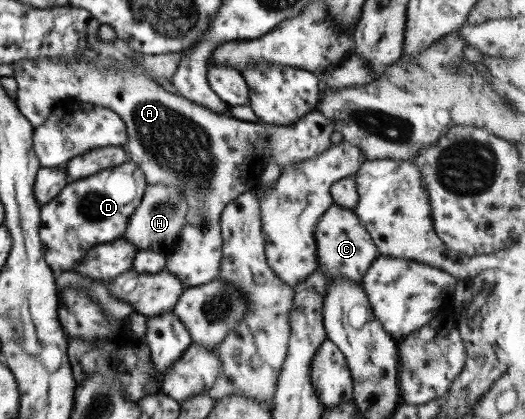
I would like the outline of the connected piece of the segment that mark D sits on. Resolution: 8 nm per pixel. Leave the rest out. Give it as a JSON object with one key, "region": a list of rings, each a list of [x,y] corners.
{"region":[[[128,161],[65,185],[54,199],[41,206],[39,235],[48,265],[57,274],[72,271],[88,250],[123,237],[128,218],[142,201],[147,184],[142,169]]]}

